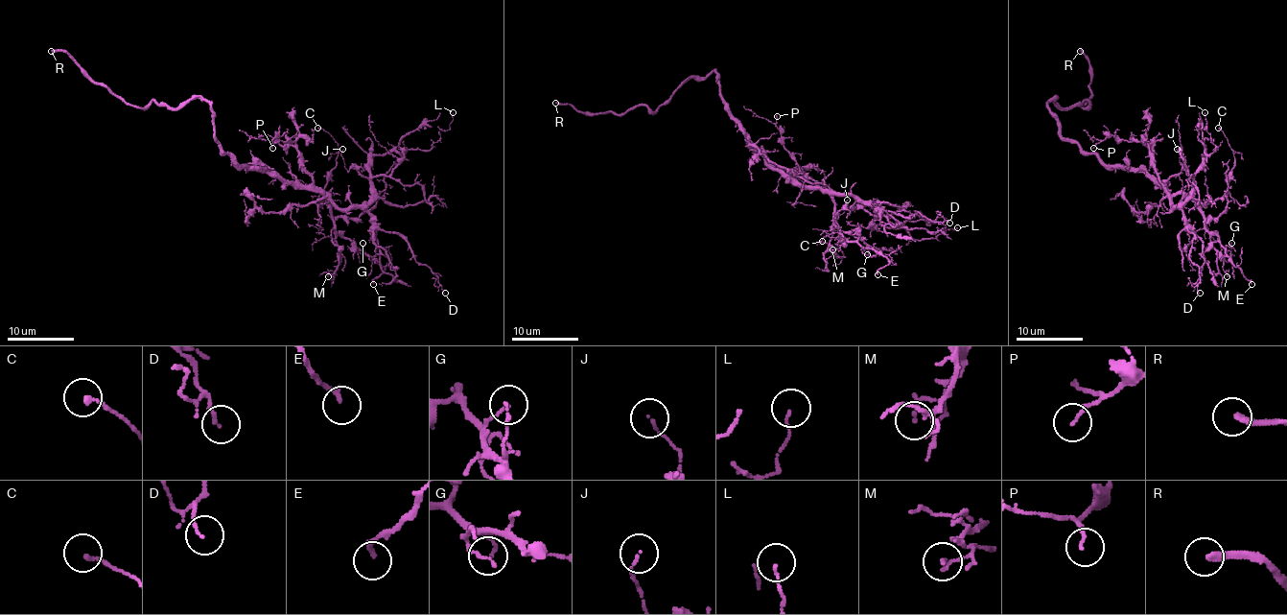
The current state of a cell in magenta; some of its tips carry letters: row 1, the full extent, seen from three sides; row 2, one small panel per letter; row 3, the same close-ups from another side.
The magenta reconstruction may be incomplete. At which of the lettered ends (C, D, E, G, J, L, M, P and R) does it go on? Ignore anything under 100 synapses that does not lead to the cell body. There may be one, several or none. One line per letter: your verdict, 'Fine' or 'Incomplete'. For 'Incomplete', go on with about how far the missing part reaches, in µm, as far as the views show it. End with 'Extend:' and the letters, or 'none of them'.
C: Fine
D: Fine
E: Fine
G: Fine
J: Fine
L: Fine
M: Fine
P: Fine
R: Incomplete. Missing length about 110 µm
Extend: R

